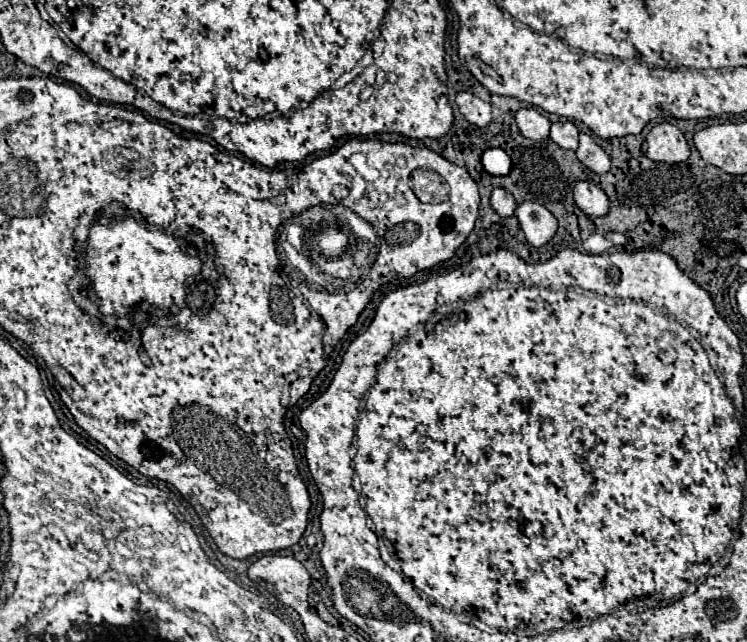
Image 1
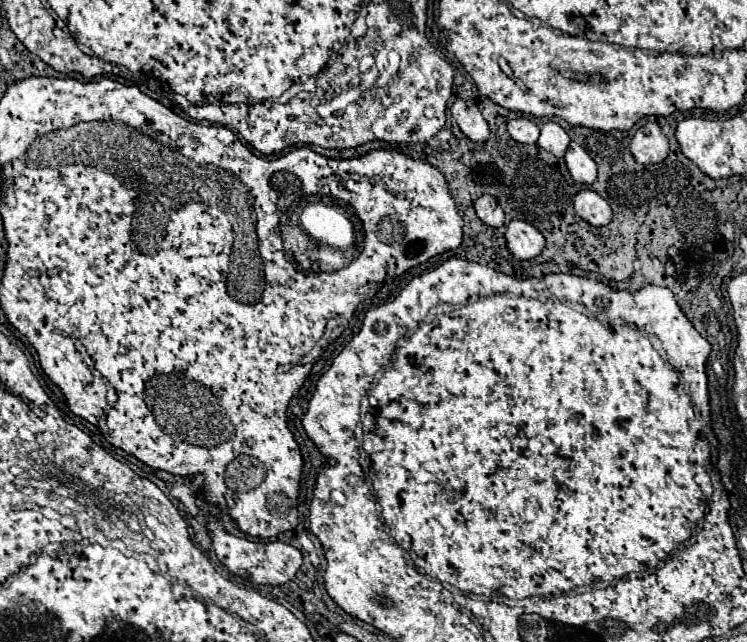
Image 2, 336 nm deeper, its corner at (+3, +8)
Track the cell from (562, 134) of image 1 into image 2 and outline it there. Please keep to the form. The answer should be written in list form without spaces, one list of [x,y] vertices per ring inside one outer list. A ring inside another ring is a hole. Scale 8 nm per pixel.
[[[546,122],[540,130],[540,138],[538,138],[538,146],[552,152],[554,156],[562,158],[566,148],[570,144],[570,136],[566,134],[564,128],[560,128],[556,122]]]

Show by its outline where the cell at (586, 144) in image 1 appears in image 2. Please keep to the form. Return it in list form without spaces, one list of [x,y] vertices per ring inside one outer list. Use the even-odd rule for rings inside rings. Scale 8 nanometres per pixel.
[[[570,142],[564,160],[566,160],[570,176],[576,182],[582,182],[582,184],[594,184],[596,182],[596,162],[590,158],[590,154],[580,144]]]

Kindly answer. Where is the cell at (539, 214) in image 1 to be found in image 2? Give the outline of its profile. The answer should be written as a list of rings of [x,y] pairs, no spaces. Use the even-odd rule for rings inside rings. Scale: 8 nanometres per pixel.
[[[512,220],[506,226],[506,244],[514,260],[524,262],[536,258],[544,248],[544,236],[524,220]]]

